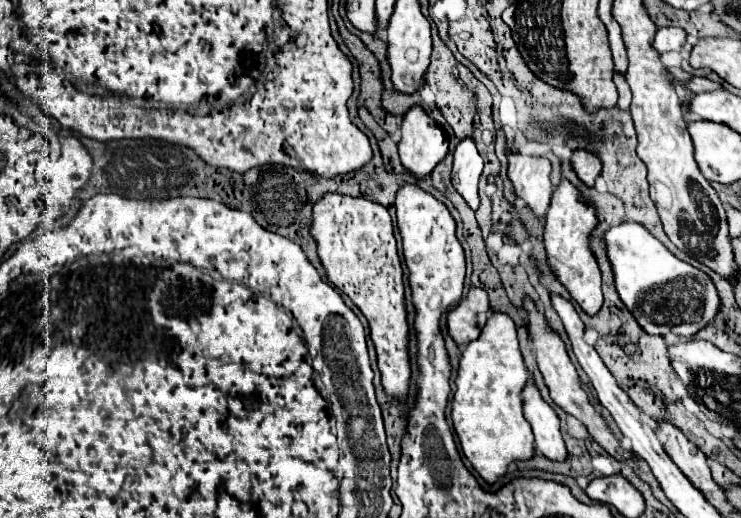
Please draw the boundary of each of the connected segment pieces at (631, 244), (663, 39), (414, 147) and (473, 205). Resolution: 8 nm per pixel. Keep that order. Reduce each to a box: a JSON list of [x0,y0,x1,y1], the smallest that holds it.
[[603,222,719,338],[653,28,691,54],[399,106,447,180],[451,138,483,212]]

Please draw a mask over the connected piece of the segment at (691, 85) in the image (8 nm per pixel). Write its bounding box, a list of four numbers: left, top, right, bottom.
[685,78,721,94]

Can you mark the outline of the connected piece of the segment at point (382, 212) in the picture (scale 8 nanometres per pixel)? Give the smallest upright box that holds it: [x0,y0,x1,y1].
[311,194,411,396]

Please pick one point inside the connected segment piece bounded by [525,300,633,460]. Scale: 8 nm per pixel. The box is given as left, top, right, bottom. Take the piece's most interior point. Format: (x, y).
(559, 374)

